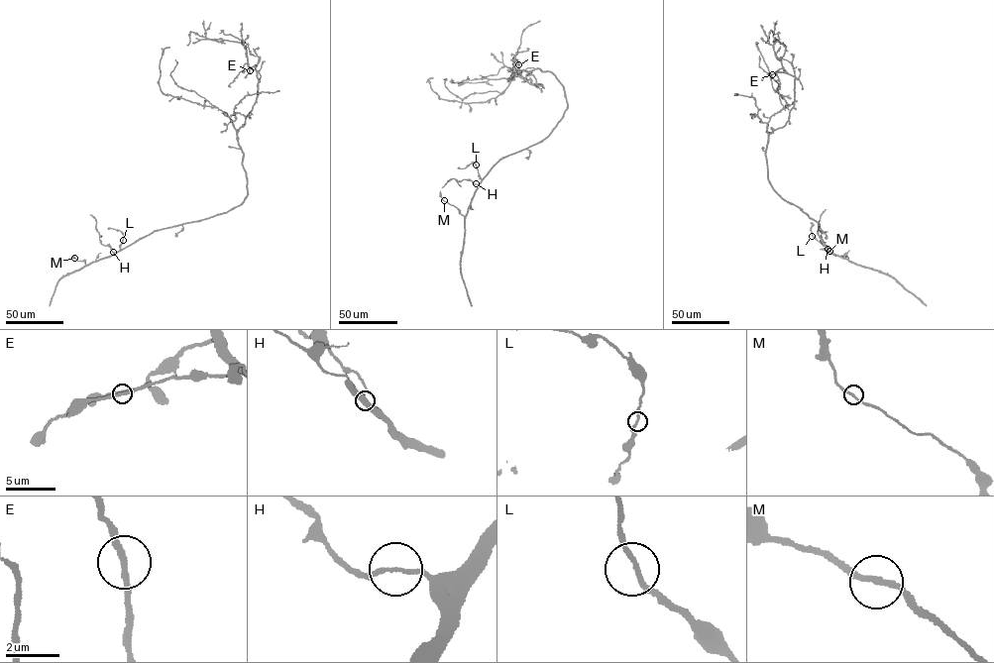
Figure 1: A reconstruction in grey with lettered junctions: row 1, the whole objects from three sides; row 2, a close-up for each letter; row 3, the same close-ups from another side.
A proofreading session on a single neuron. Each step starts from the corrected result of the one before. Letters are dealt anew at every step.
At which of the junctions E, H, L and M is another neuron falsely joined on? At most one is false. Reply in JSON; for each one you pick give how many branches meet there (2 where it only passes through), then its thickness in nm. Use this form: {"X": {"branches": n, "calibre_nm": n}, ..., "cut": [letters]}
{"cut": []}

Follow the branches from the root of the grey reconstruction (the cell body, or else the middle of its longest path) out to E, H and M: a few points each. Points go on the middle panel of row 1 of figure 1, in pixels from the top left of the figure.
E: (567, 108), (564, 88), (555, 75), (539, 68), (528, 71), (542, 85), (529, 84), (522, 77), (518, 64)
H: (567, 108), (546, 137), (500, 159), (476, 183)
M: (567, 108), (546, 137), (494, 165), (476, 190), (465, 216), (444, 200)

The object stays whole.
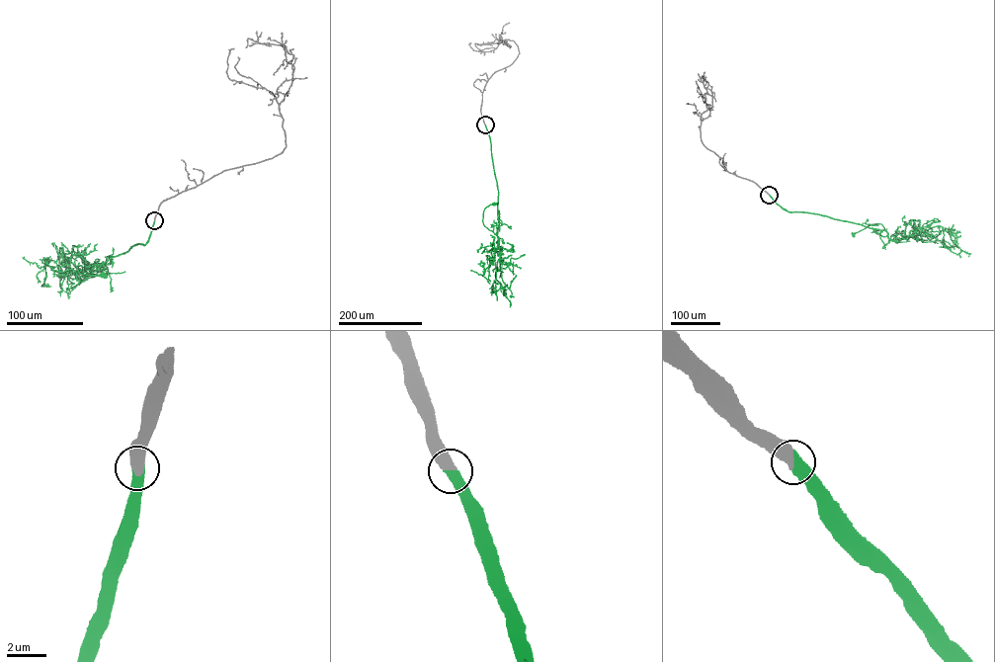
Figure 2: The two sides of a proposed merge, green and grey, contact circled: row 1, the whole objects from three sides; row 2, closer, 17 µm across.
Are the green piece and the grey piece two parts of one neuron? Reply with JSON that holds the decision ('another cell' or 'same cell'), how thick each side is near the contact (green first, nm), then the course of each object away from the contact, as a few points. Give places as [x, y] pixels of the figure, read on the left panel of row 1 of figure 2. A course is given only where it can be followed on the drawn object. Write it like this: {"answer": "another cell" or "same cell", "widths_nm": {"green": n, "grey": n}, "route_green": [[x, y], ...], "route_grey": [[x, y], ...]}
{"answer": "same cell", "widths_nm": {"green": 600, "grey": 550}, "route_green": [[154, 219], [145, 245], [134, 244], [94, 265], [89, 273], [85, 260], [75, 258], [79, 273], [103, 275]], "route_grey": [[154, 219], [164, 201], [285, 148], [279, 105], [291, 83], [291, 64], [282, 45], [248, 39], [245, 47]]}

